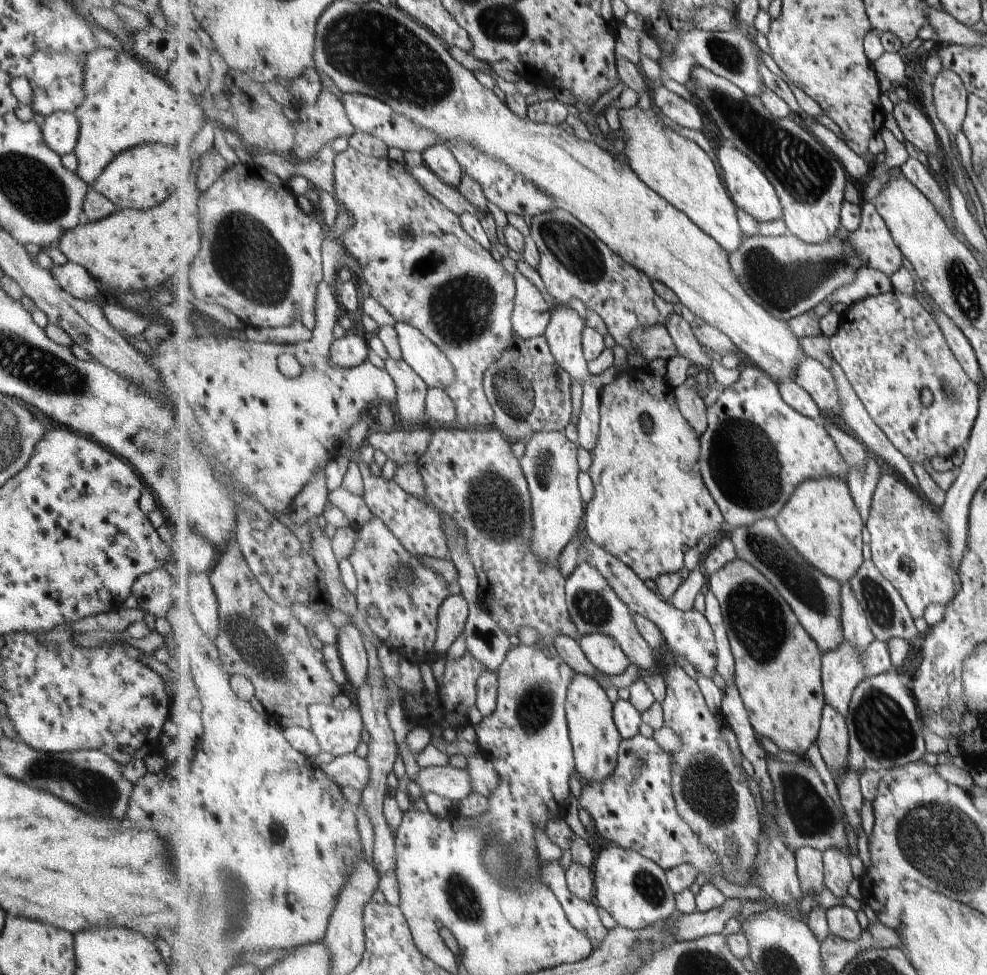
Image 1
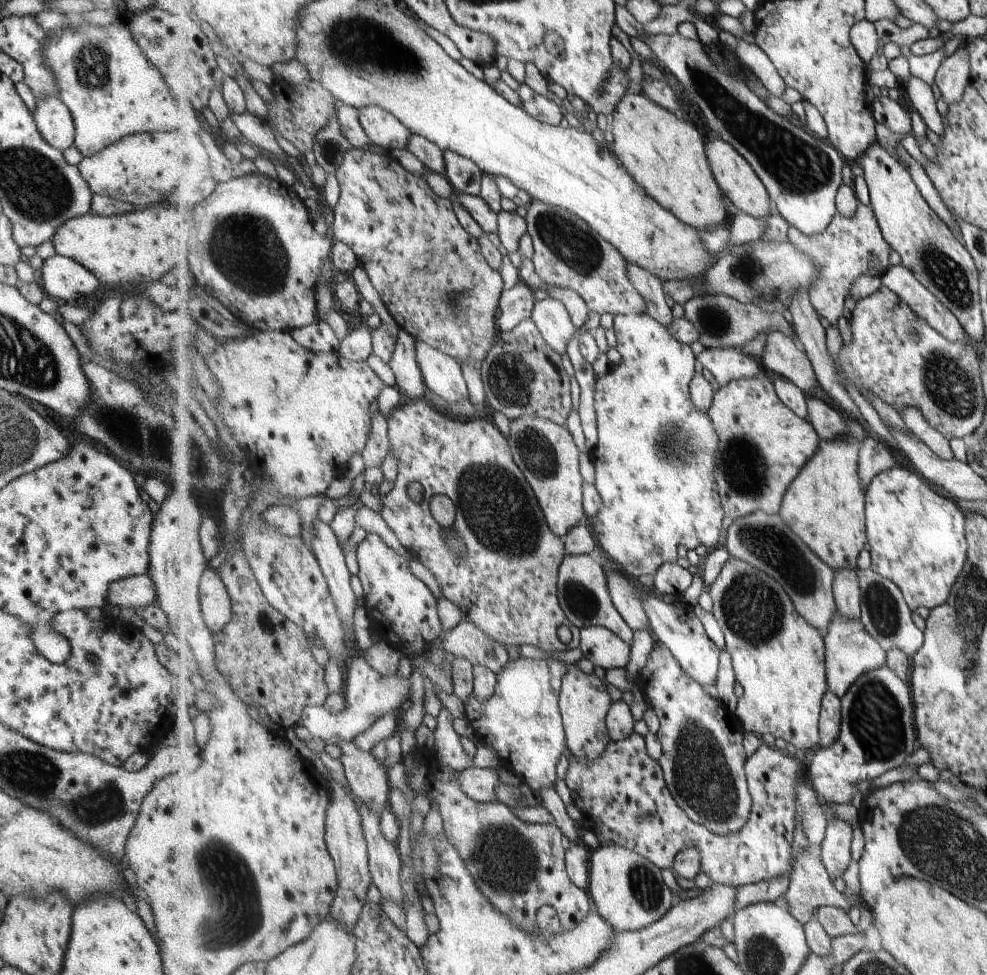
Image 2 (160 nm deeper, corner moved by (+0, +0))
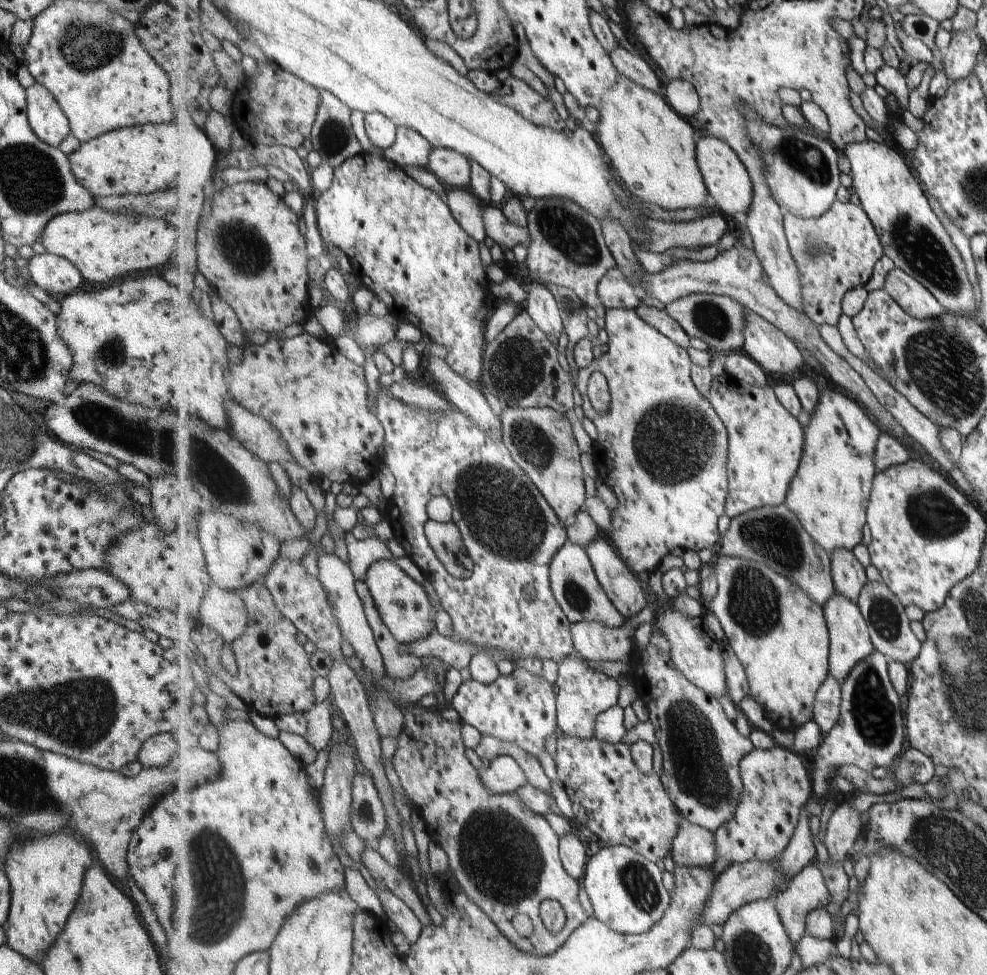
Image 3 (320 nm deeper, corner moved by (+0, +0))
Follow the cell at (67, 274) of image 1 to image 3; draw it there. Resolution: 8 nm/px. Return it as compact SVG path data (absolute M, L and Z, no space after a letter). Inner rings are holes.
M43 252L35 253L29 259L24 269L28 272L30 283L33 283L47 295L56 296L67 293L77 288L86 286L80 272L63 257Z

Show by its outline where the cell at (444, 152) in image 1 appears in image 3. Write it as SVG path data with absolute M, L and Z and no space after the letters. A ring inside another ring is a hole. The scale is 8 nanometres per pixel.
M399 127L395 144L385 150L386 158L400 167L406 164L428 170L434 146L416 130Z

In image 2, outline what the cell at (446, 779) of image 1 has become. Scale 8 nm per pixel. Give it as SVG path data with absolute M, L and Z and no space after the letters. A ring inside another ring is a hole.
M475 766L462 771L460 776L462 789L480 803L491 803L497 801L496 794L501 778L496 769L482 769Z

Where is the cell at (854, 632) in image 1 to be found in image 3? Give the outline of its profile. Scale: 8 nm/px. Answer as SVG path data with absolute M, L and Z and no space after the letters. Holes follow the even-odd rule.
M849 549L834 550L831 557L836 590L858 602L863 587L869 581L866 567Z

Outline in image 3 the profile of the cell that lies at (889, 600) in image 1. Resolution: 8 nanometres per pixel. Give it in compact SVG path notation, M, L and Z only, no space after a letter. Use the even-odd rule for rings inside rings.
M868 581L858 598L858 605L868 621L869 632L874 648L880 650L889 662L900 662L909 666L920 654L925 642L915 636L911 630L911 619L906 606L895 596L887 583Z

